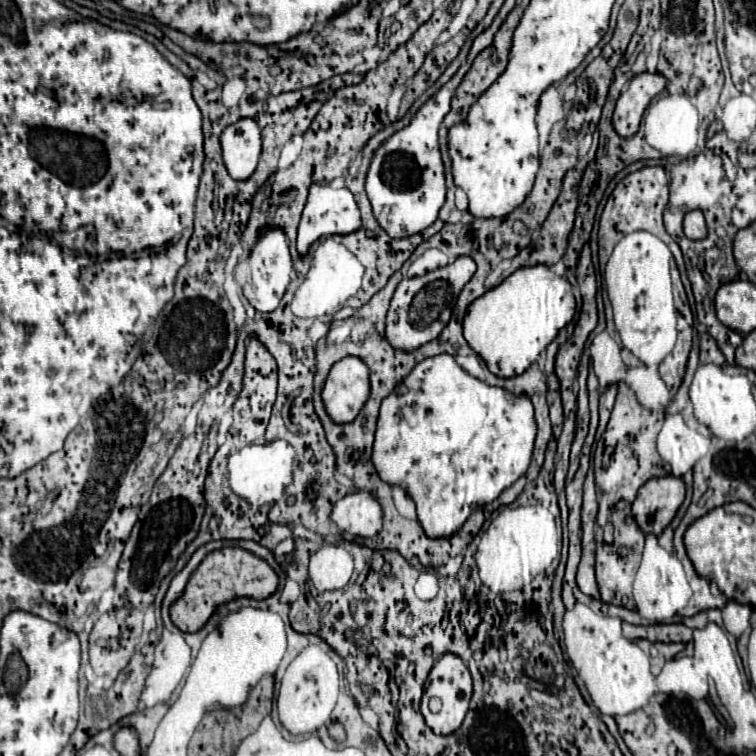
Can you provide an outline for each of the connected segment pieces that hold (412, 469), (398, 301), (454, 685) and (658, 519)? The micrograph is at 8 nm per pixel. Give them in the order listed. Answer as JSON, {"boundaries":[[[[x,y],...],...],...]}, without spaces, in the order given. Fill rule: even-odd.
{"boundaries":[[[[437,354],[433,358],[425,358],[423,362],[419,362],[413,372],[383,400],[381,404],[381,414],[377,420],[377,434],[375,434],[375,444],[373,444],[373,464],[377,468],[377,474],[381,476],[383,482],[391,484],[391,486],[401,486],[407,496],[415,502],[417,508],[417,520],[423,526],[425,534],[429,538],[451,538],[451,534],[455,534],[455,530],[459,530],[459,526],[463,526],[463,522],[471,516],[471,512],[475,512],[477,508],[491,504],[505,488],[513,486],[517,478],[521,478],[531,462],[531,454],[533,454],[533,446],[535,446],[535,434],[537,434],[537,426],[535,426],[535,414],[533,414],[533,406],[529,402],[529,398],[525,394],[511,394],[491,386],[471,374],[467,374],[453,356],[449,354]]],[[[461,256],[449,266],[427,272],[427,276],[401,280],[387,314],[387,330],[385,330],[387,342],[397,350],[417,350],[419,346],[435,340],[447,326],[453,308],[457,304],[457,296],[473,274],[475,274],[475,262],[467,256]]],[[[443,654],[441,660],[433,666],[433,670],[431,670],[429,678],[427,678],[427,684],[425,684],[425,692],[423,692],[423,700],[421,700],[421,714],[425,718],[425,724],[435,734],[441,734],[441,736],[455,732],[461,726],[461,722],[463,722],[463,718],[467,714],[469,698],[471,698],[471,674],[469,674],[465,662],[455,654]],[[433,696],[441,698],[441,702],[443,702],[441,712],[437,712],[437,714],[429,712],[429,708],[427,708],[427,702]]],[[[663,476],[663,478],[651,478],[649,482],[645,482],[641,488],[639,488],[639,494],[637,494],[637,500],[633,502],[633,516],[635,516],[635,522],[639,524],[639,528],[645,532],[645,534],[655,534],[659,536],[667,526],[669,522],[675,518],[679,506],[683,504],[685,500],[685,484],[681,478],[675,478],[675,476]]]]}

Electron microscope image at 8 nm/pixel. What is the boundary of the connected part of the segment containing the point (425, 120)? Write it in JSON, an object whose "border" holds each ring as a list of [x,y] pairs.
{"border":[[[459,70],[457,76],[453,76],[431,100],[421,106],[411,124],[395,132],[373,156],[365,190],[377,222],[391,238],[407,238],[419,234],[437,220],[437,214],[445,202],[445,168],[439,152],[437,132],[449,112],[449,102],[463,74],[465,72]]]}

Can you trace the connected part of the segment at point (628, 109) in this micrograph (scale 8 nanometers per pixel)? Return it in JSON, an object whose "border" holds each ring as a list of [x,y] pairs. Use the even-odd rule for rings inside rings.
{"border":[[[641,72],[629,82],[629,86],[621,92],[617,100],[613,114],[613,126],[619,132],[619,136],[629,138],[639,130],[645,108],[665,88],[667,78],[659,72]]]}

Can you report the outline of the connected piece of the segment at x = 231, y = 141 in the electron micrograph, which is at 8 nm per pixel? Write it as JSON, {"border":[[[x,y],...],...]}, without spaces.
{"border":[[[231,124],[221,134],[223,160],[235,180],[247,180],[261,156],[261,130],[255,124]]]}

